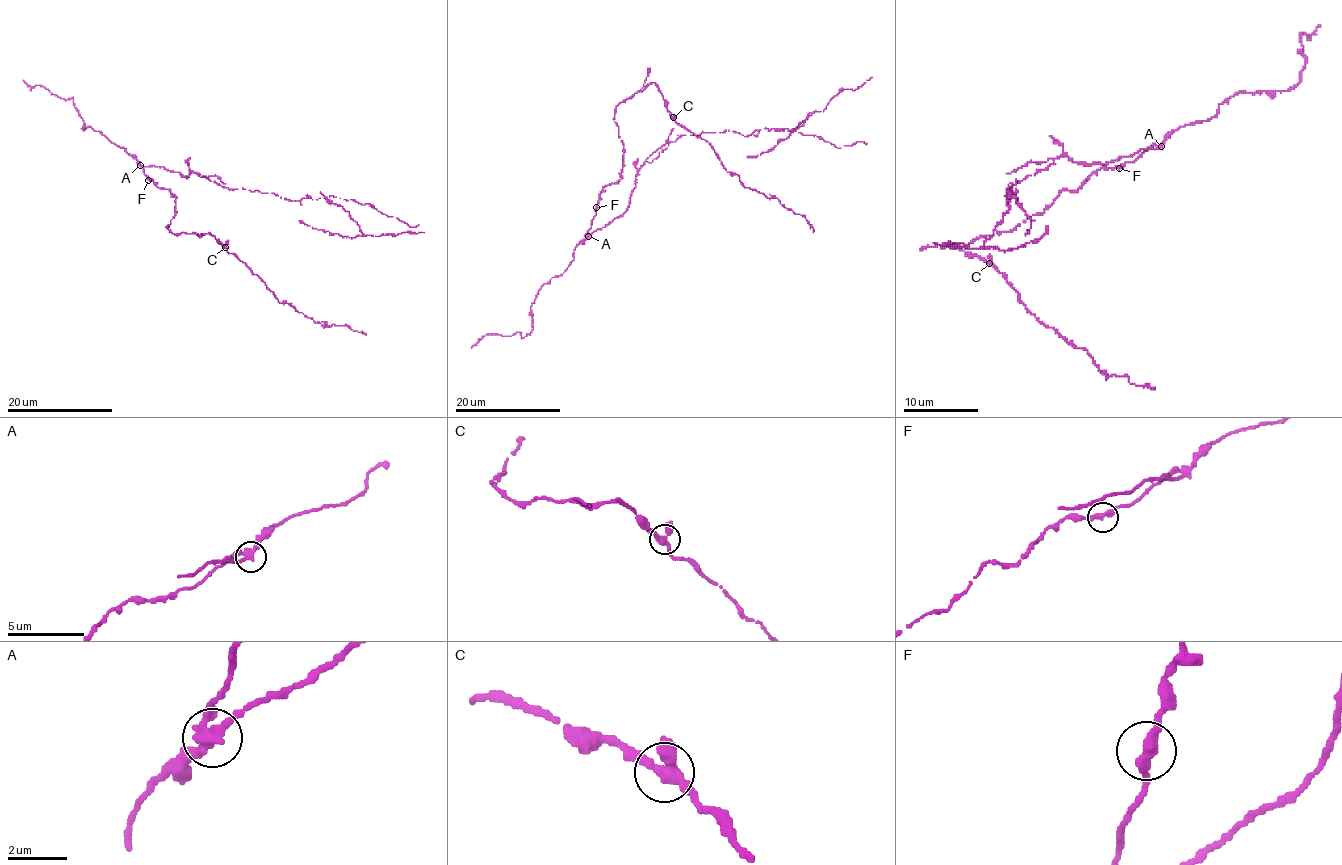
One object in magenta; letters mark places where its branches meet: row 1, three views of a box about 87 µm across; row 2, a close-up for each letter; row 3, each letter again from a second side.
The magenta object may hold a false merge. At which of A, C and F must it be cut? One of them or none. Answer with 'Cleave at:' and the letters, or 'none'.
Cleave at: A

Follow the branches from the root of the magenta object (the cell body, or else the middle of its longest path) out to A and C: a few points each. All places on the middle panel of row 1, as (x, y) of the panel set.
A: (597, 207), (588, 236)
C: (597, 207), (600, 191), (621, 178), (624, 166), (624, 143), (614, 122), (616, 107), (654, 82), (673, 117)

